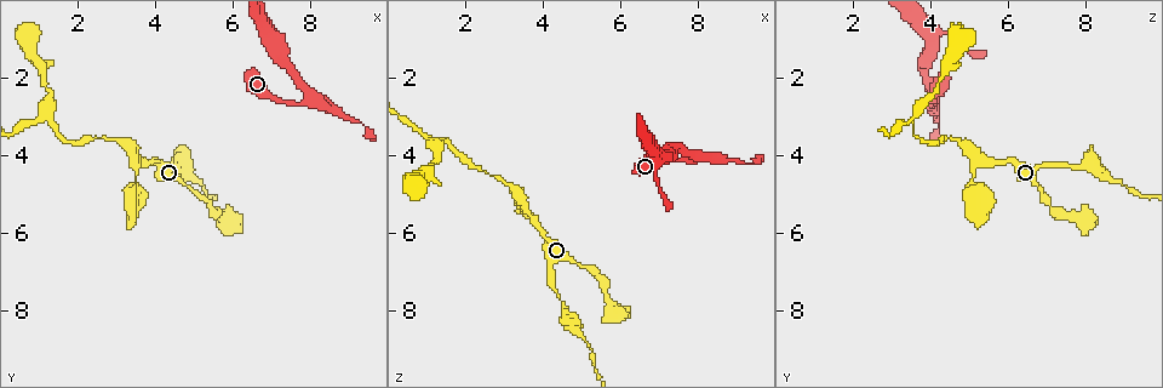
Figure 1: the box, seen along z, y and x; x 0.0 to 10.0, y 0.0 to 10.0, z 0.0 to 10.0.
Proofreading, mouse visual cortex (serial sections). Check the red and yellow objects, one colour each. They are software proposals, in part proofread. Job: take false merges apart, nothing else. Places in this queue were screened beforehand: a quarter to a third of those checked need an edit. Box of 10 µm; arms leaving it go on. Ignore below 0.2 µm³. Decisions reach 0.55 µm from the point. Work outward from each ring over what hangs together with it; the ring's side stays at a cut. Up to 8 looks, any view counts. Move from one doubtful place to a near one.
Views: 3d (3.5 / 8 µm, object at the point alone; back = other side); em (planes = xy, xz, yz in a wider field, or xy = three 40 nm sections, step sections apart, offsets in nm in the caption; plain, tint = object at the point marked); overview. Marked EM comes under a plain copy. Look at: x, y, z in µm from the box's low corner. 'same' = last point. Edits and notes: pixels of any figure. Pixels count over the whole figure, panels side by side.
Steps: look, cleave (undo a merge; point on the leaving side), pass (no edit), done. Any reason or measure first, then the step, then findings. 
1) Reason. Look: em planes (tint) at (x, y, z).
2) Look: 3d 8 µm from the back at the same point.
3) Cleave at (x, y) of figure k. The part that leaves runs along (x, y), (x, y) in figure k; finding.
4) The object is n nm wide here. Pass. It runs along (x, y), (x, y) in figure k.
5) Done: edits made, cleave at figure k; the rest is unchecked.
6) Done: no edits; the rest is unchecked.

Sudden change in width. Look: 3d 3.5 µm at (4.50, 4.30, 7.75).

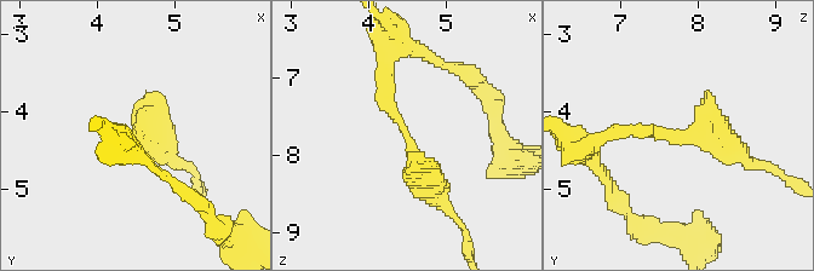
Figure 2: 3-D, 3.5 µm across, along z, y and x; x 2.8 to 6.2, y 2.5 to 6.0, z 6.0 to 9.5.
Look: em xy step 2 (tint) at (4.50, 4.30, 7.75).

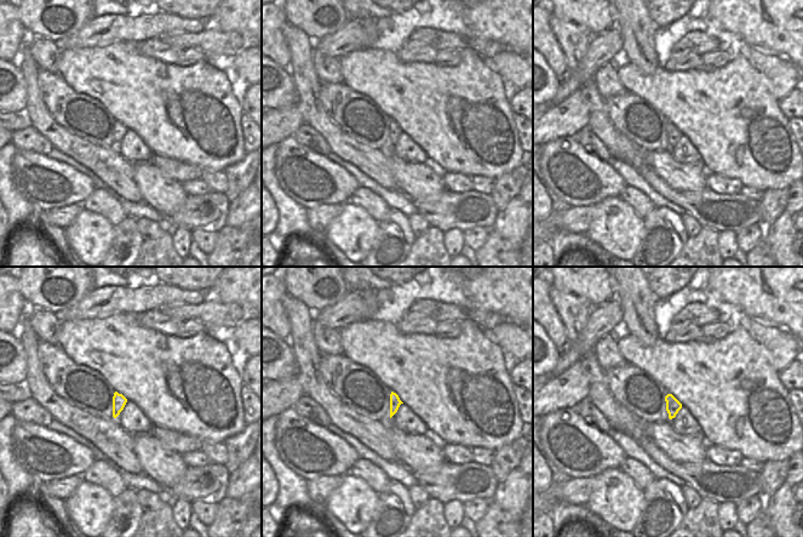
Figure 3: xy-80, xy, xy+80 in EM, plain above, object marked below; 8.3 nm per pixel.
Another direction. Look: em xy step 1 (tint) at the same point.

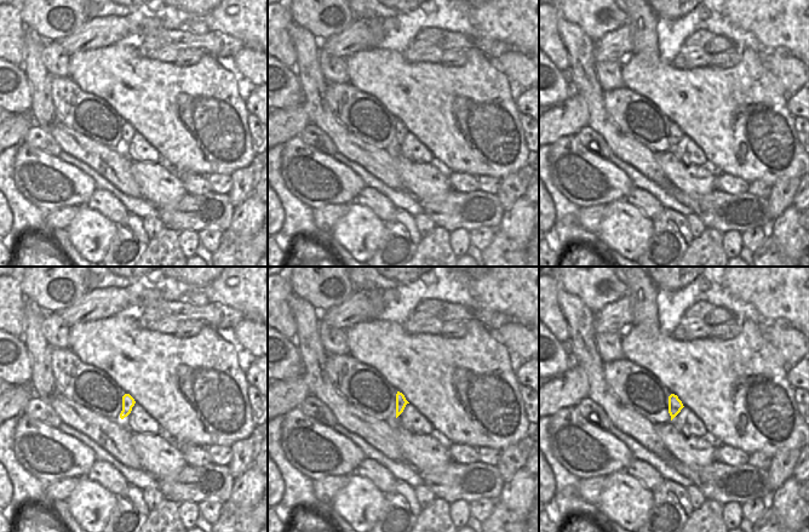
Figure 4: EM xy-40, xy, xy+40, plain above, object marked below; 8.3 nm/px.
Pass. It runs along (383, 59), (390, 113), (439, 200) in figure 2; continuous, no second cell.

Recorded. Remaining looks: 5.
Thick turns thin. Look: 3d 3.5 µm at (1.35, 3.20, 3.65).

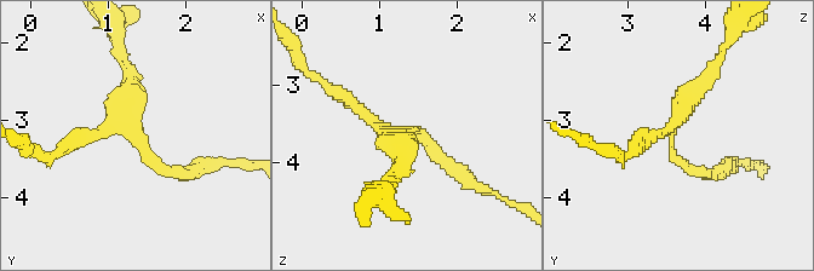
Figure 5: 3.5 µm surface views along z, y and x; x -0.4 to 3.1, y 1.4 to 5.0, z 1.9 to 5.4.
Need the tissue. Look: em xy step 5 (tint) at (1.35, 3.10, 3.60).

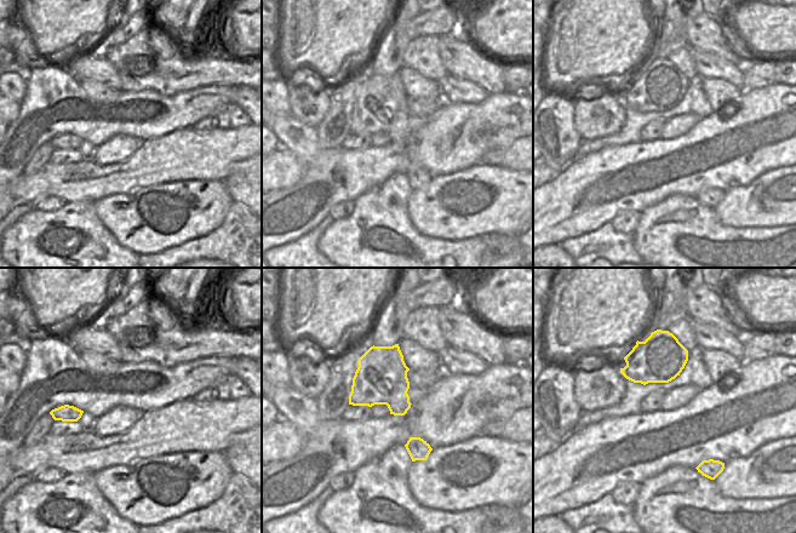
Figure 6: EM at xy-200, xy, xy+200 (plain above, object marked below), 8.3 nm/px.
Look: em planes (tint) at the same point.

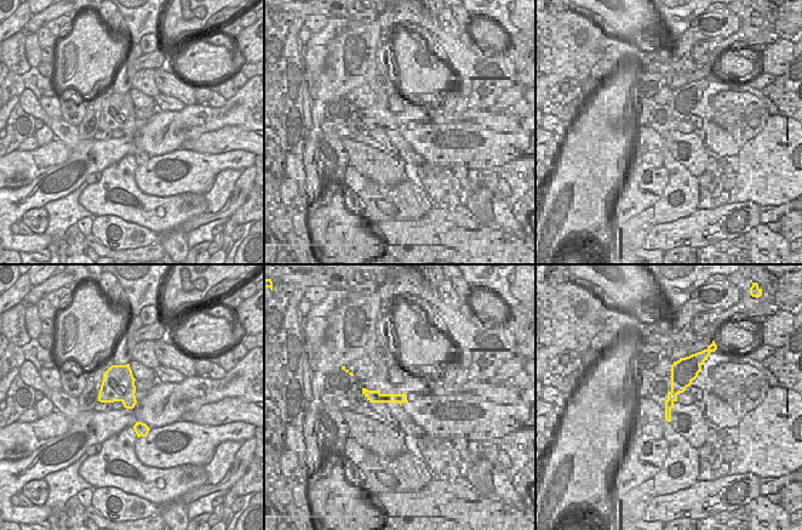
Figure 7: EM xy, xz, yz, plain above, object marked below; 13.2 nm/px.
The object is 420 nm wide here. Pass. It runs along (182, 172), (144, 153), (125, 64) in figure 5; one cell here.

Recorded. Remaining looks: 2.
Sharp bend. Look: 3d 3.5 µm at (8.05, 2.45, 4.10).

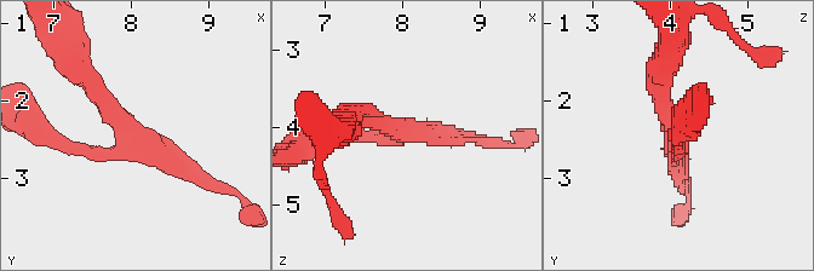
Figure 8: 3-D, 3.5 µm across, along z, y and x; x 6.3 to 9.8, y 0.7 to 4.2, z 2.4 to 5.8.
Look: em xy step 5 (tint) at (7.95, 2.45, 4.10).

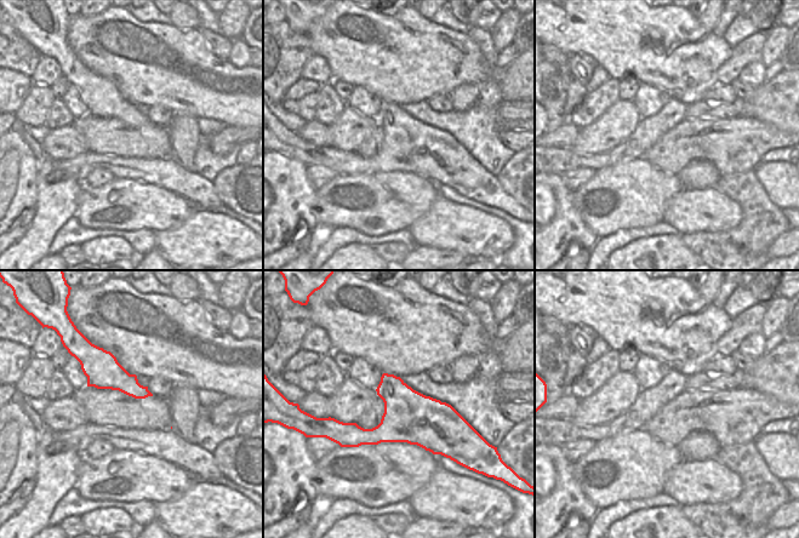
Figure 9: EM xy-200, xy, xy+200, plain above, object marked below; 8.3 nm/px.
Pass. One cell here.

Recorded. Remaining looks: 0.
Done: no edits; the rest is unchecked.

